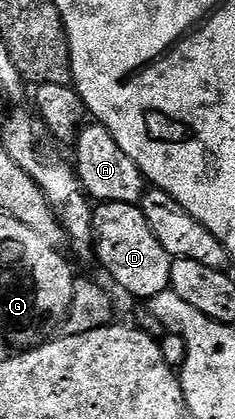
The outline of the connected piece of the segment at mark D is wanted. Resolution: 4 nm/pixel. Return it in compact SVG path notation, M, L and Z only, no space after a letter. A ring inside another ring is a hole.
M102 202L96 207L93 216L93 232L95 235L95 258L96 261L101 261L101 266L126 290L129 294L134 294L137 298L142 298L142 300L148 300L159 296L159 292L170 289L169 281L171 280L171 264L173 259L169 257L169 253L163 248L163 244L159 242L155 236L155 232L151 230L151 224L147 222L147 216L141 211L140 205L134 204L132 202Z

